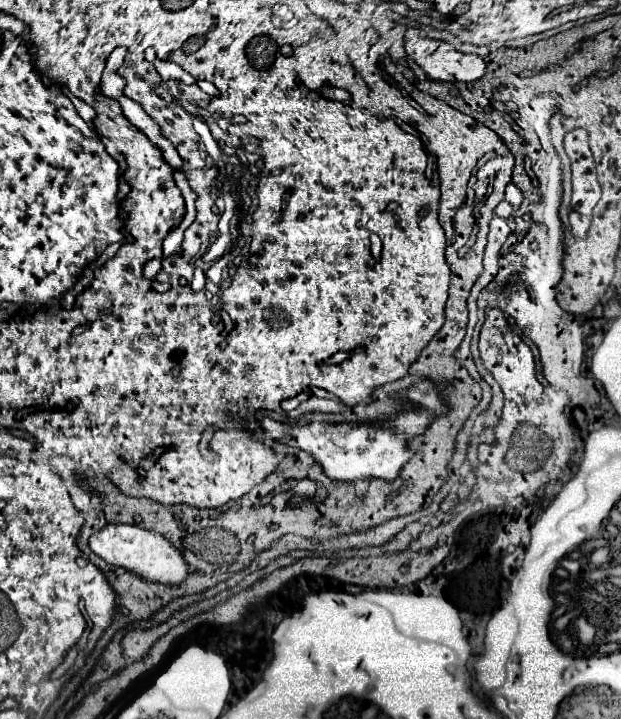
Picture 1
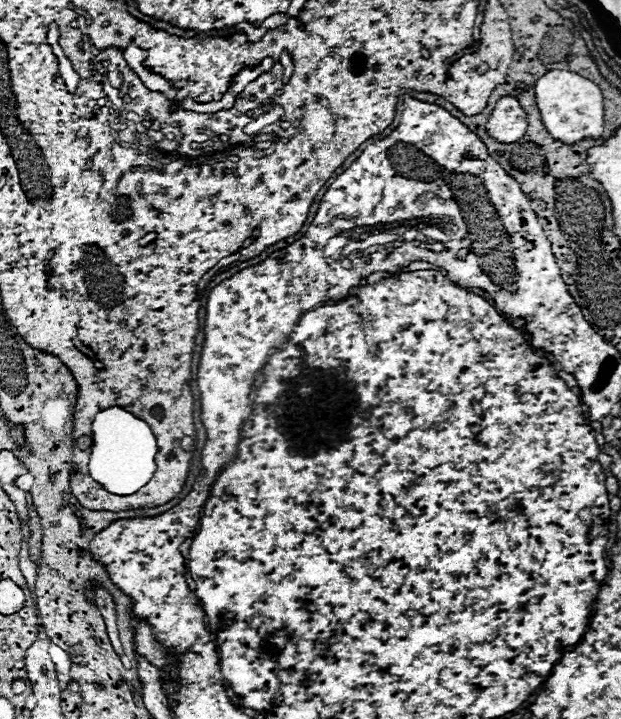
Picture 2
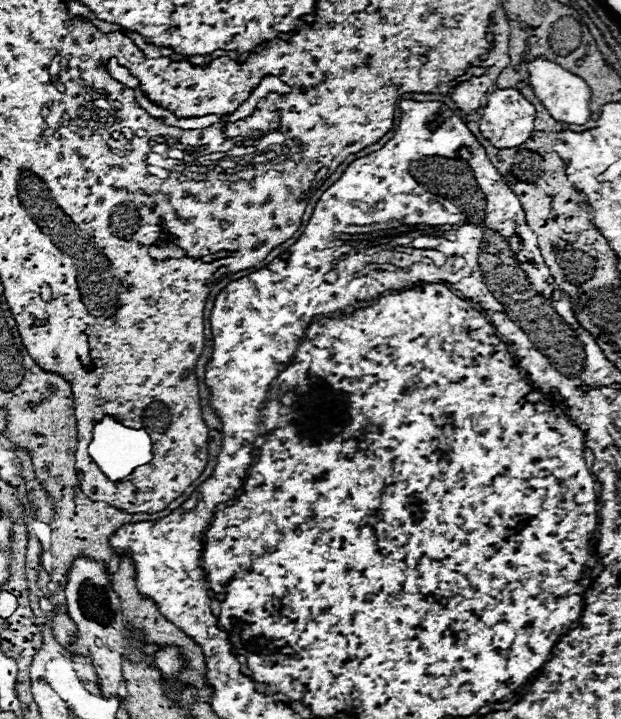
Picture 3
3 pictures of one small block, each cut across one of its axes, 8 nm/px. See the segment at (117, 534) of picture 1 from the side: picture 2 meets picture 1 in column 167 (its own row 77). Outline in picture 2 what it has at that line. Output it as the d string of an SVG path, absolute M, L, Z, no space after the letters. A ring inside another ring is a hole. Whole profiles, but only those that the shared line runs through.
M550 70L536 80L534 90L542 122L554 138L566 144L578 142L588 136L600 138L604 130L604 104L602 92L592 80L570 70Z

